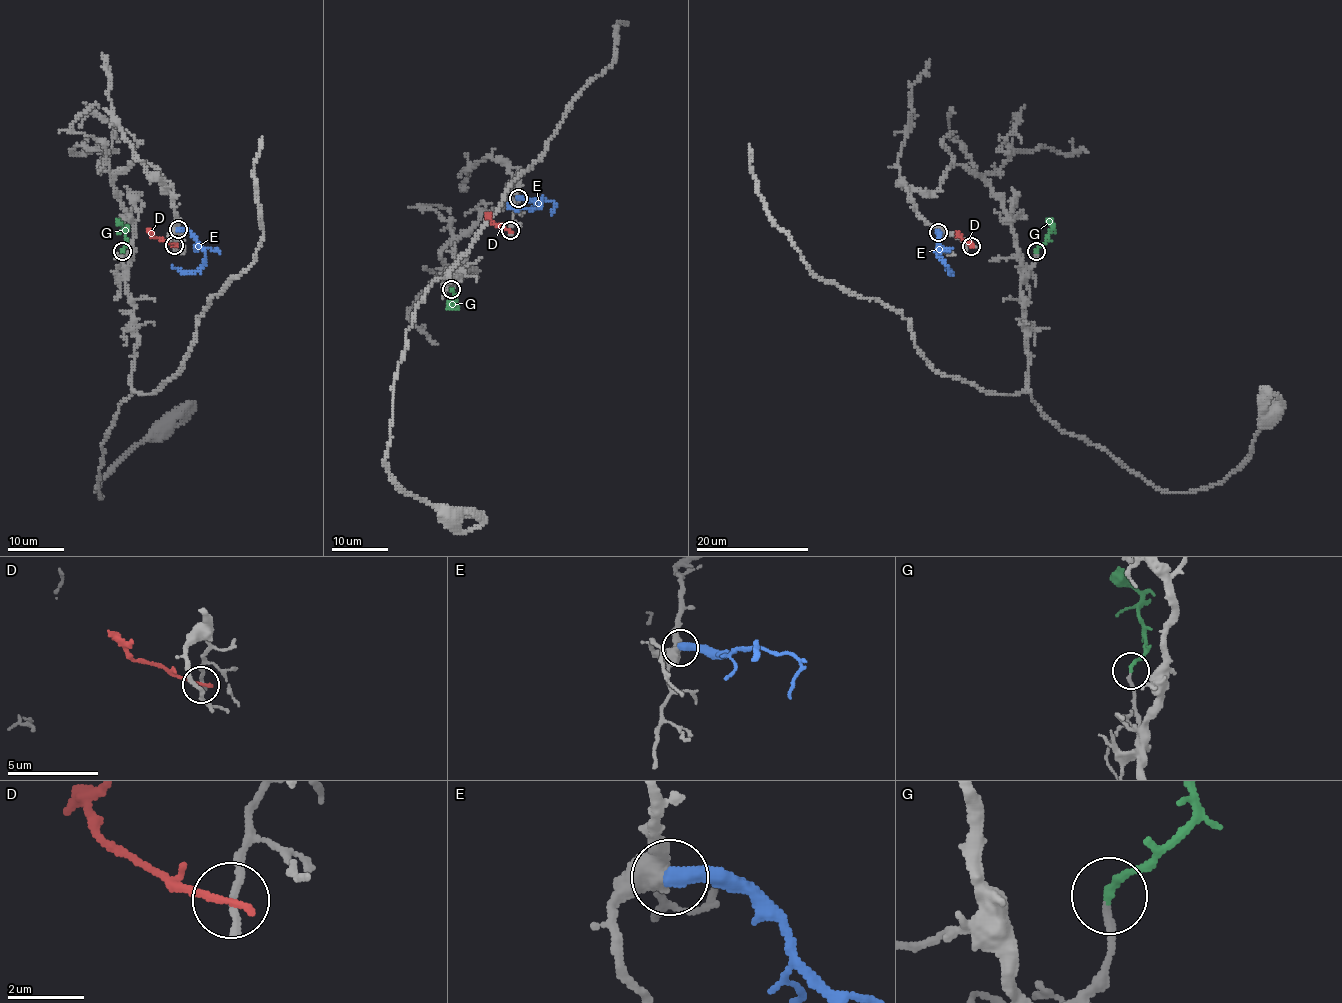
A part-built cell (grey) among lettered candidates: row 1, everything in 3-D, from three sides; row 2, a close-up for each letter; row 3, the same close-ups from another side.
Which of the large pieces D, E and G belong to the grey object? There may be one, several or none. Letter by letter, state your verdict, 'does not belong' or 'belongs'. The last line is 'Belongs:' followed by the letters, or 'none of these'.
D: does not belong
E: does not belong
G: belongs
Belongs: G

